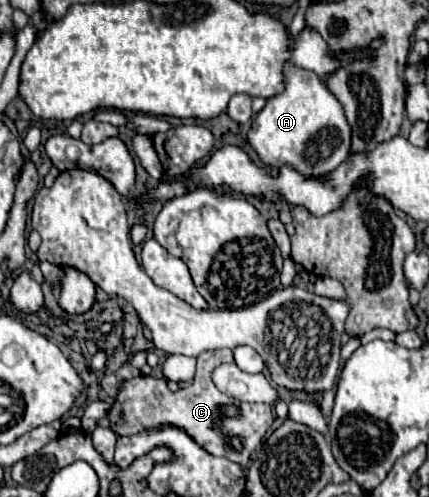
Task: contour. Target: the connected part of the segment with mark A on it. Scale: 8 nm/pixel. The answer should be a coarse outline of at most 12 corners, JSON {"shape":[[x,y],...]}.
{"shape":[[285,66],[285,90],[247,132],[269,168],[325,178],[351,130],[317,74]]}

